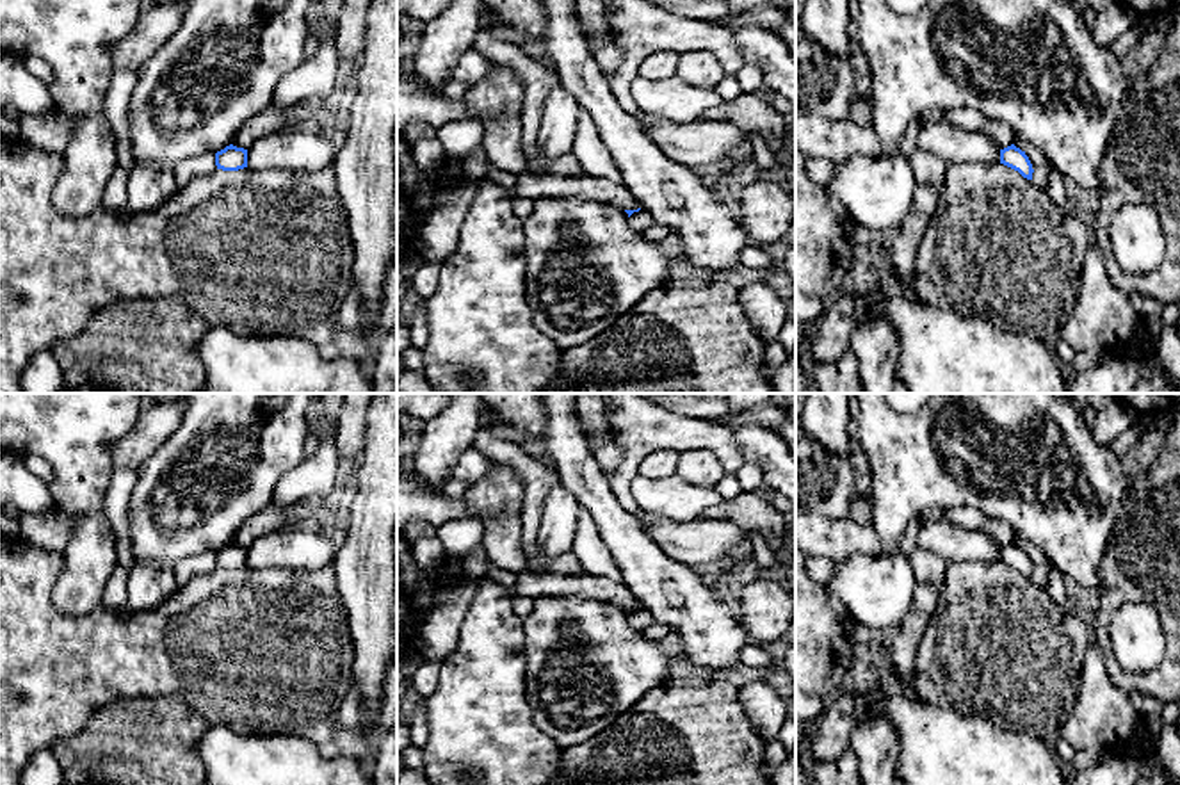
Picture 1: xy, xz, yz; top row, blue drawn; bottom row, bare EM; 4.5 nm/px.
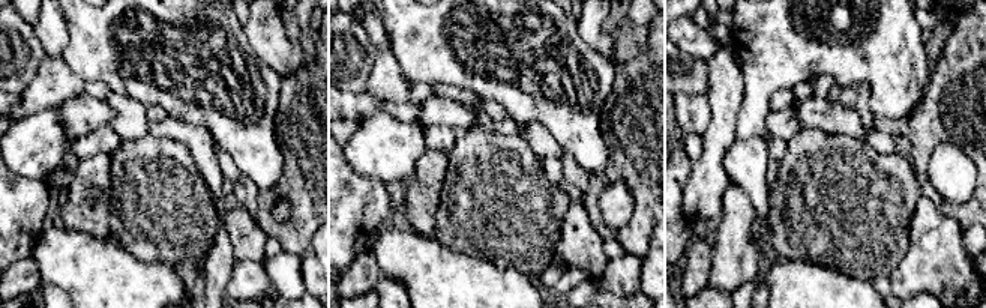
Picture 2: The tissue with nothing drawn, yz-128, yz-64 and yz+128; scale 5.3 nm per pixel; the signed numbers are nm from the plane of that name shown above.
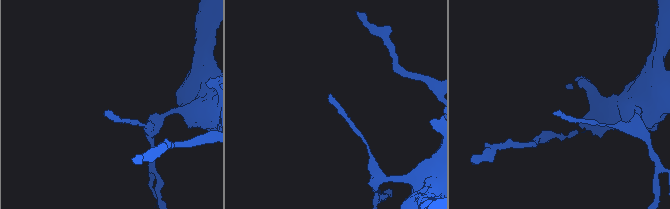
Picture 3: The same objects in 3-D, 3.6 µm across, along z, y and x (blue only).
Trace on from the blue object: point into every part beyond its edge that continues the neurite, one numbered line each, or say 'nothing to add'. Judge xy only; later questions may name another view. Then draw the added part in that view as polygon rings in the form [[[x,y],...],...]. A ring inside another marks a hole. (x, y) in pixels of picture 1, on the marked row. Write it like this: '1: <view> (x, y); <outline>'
nothing to add

